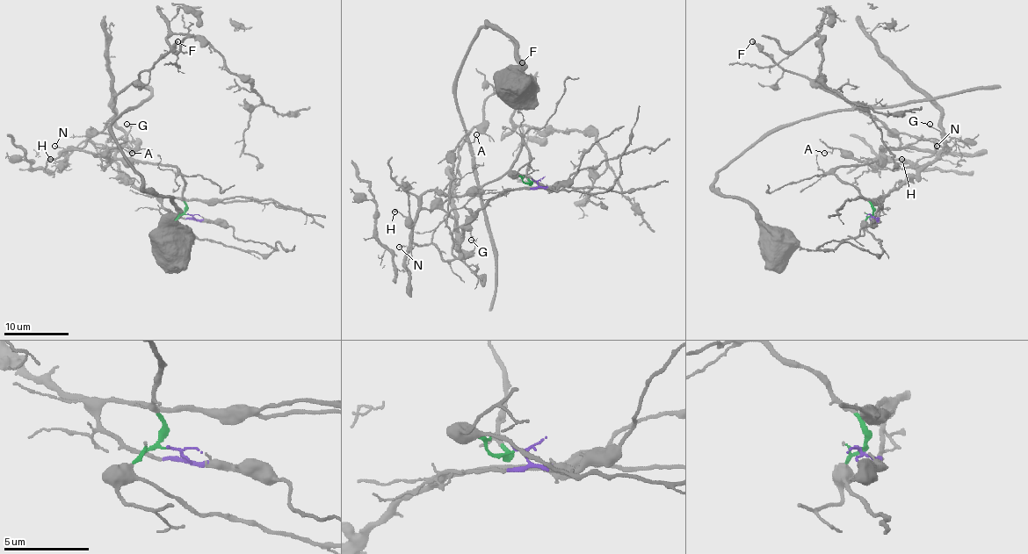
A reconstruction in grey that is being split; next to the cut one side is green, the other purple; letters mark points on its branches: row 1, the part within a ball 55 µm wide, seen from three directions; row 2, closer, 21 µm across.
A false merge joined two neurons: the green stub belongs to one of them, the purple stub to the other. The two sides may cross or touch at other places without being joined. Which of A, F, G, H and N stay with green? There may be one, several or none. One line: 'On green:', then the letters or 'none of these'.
On green: F

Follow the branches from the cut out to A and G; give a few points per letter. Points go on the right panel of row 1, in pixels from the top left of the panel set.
A: (871, 215), (879, 218), (879, 204), (931, 161), (914, 168), (872, 168), (836, 148), (823, 152)
G: (871, 215), (879, 218), (879, 204), (935, 160), (944, 144), (938, 131), (930, 125)

